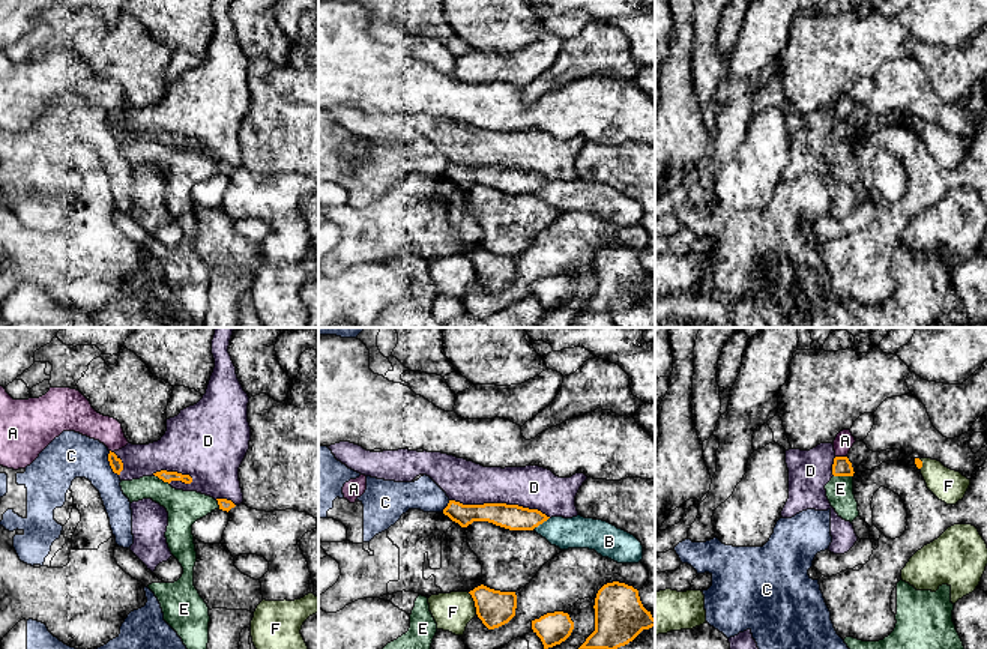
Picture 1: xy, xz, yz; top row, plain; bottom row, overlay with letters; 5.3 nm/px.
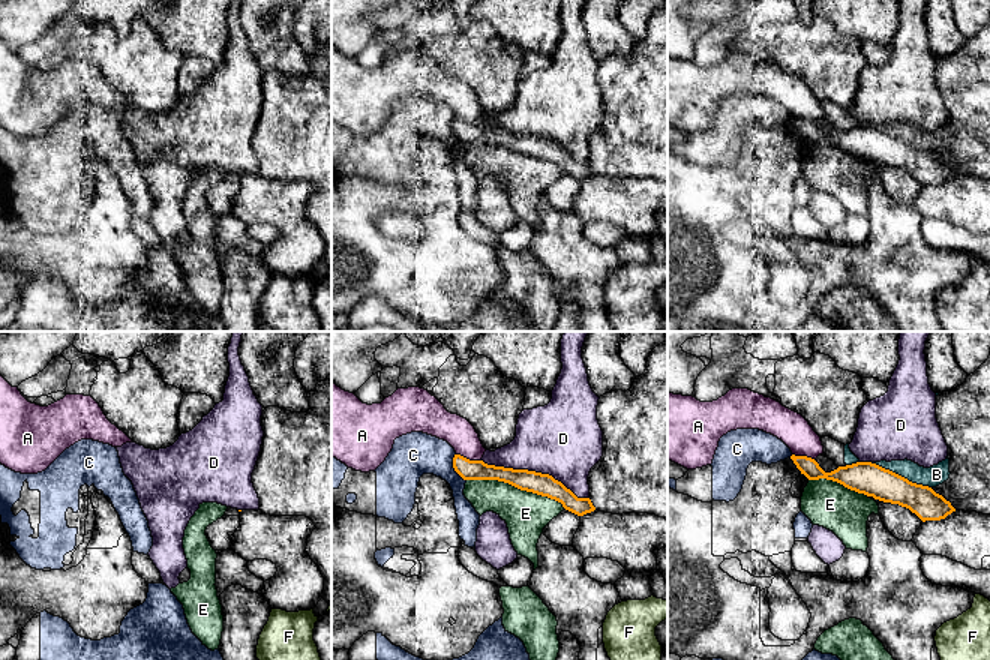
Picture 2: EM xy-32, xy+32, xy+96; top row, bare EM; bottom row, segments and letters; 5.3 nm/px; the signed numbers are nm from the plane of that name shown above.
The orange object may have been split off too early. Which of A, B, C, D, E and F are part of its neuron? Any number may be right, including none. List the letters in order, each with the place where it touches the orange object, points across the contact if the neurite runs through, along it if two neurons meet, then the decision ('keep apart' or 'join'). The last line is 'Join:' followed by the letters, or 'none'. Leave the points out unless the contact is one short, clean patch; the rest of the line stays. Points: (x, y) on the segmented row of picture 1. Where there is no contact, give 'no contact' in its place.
A: contact yz (842, 457); border yz (836, 455), (846, 457); keep apart
B: contact xz (540, 523); keep apart
C: contact xy (110, 463); border xy (108, 451), (108, 464), (117, 475); keep apart
D: contact xz (501, 504); keep apart
E: contact yz (843, 475); keep apart
F: contact xz (475, 603); border xz (467, 592), (476, 613); keep apart
Join: none

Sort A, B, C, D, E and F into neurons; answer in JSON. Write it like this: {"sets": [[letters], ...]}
{"sets": [["A"], ["B"], ["C"], ["D"], ["E"], ["F"]]}

